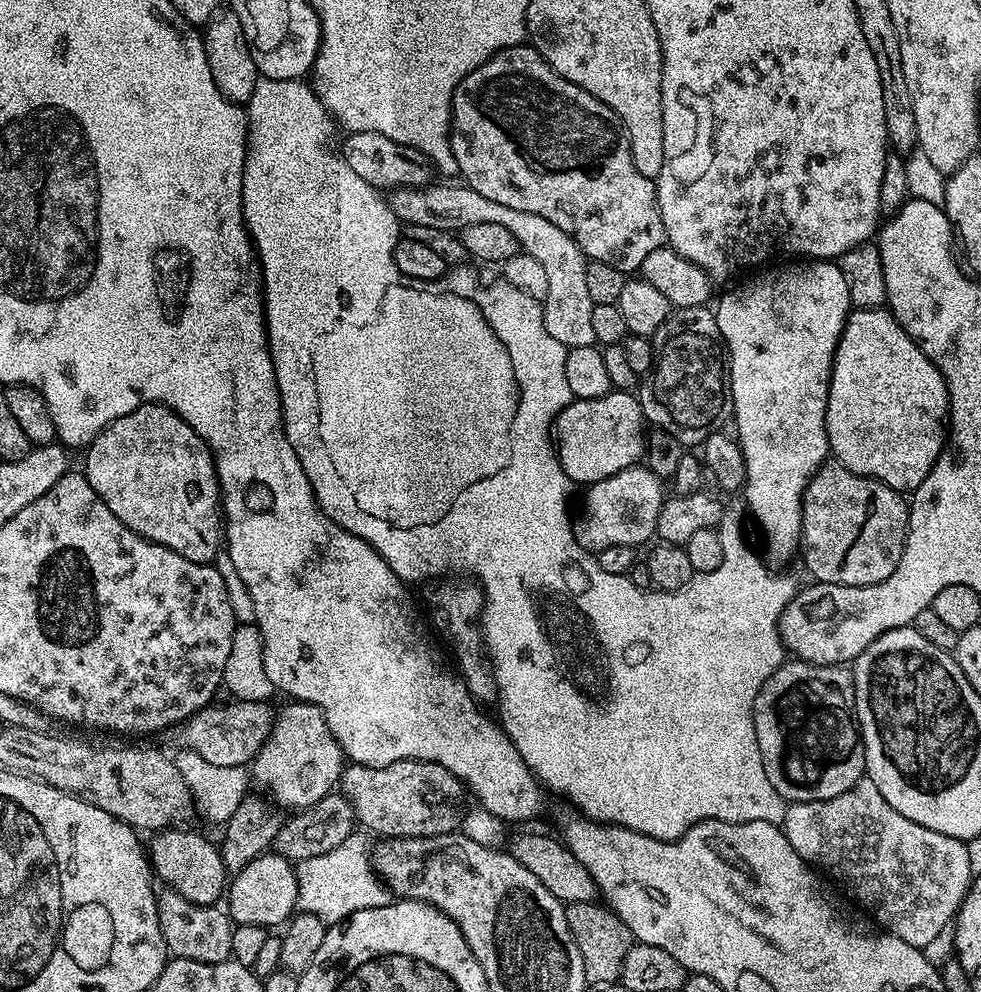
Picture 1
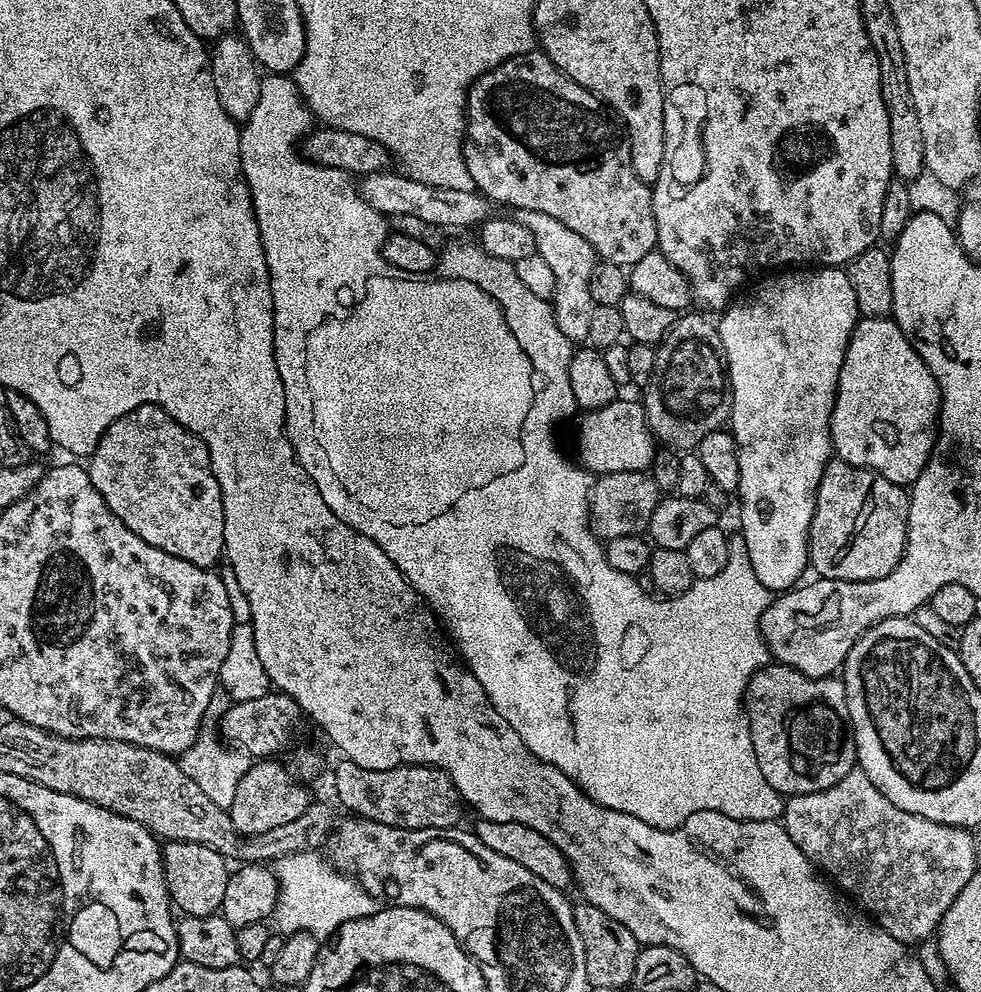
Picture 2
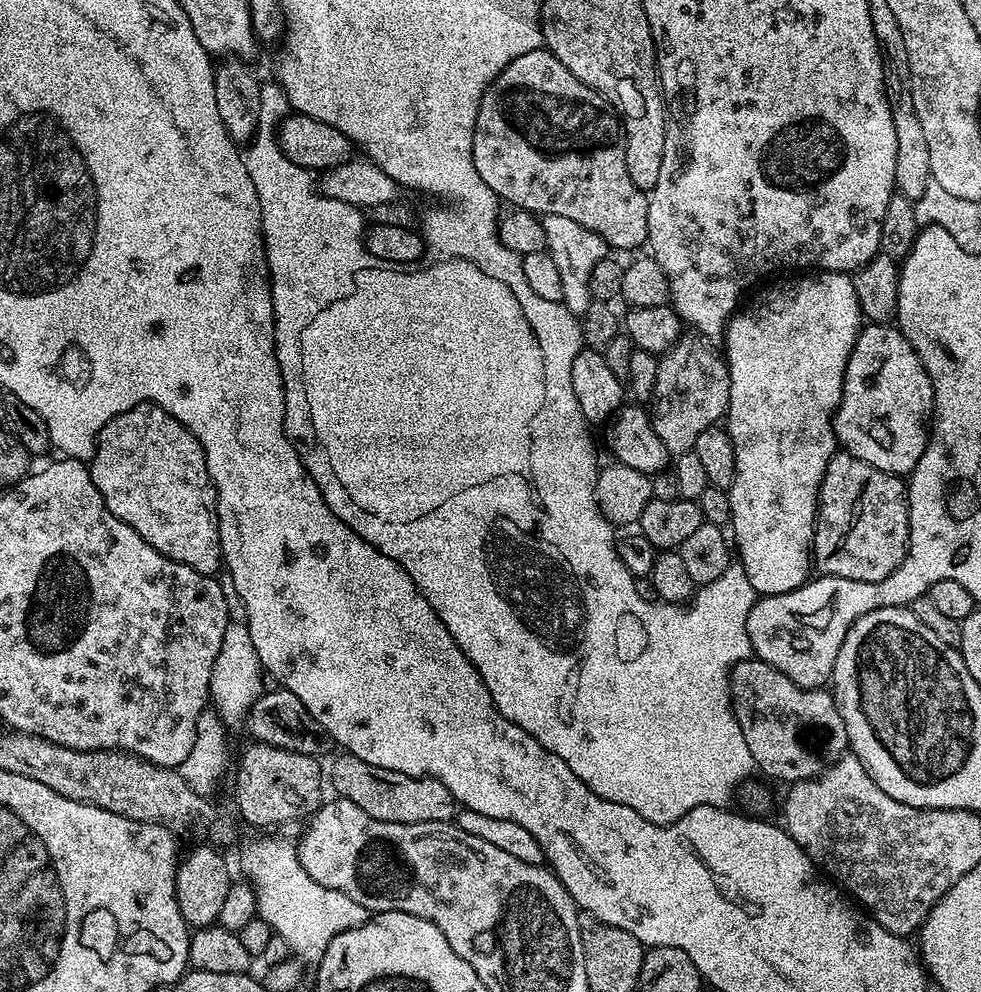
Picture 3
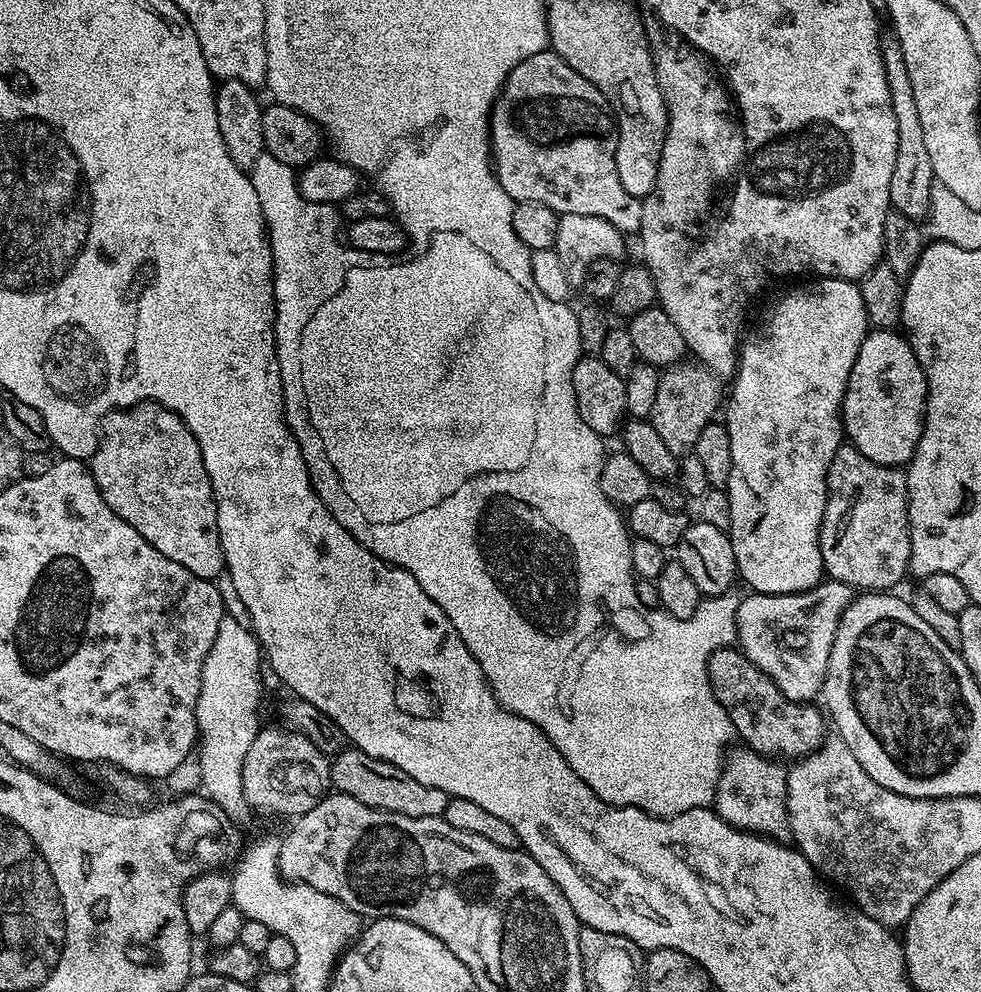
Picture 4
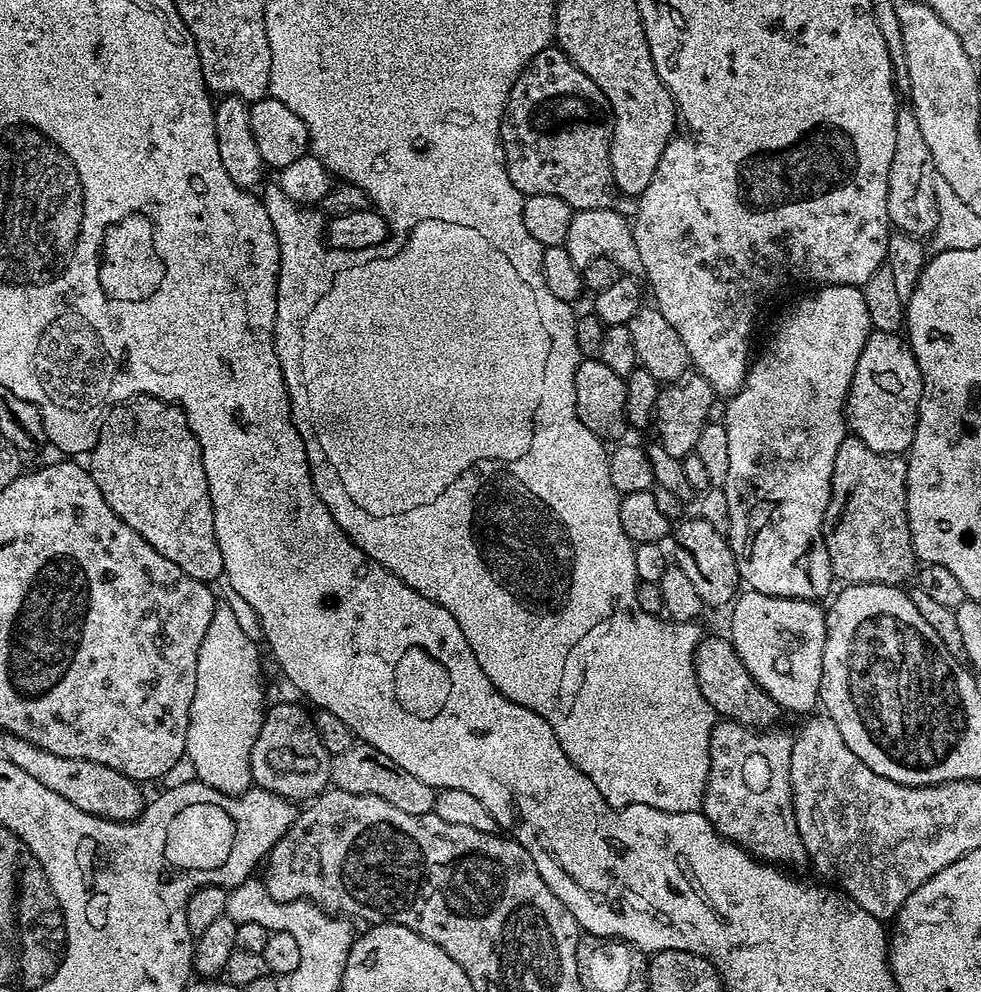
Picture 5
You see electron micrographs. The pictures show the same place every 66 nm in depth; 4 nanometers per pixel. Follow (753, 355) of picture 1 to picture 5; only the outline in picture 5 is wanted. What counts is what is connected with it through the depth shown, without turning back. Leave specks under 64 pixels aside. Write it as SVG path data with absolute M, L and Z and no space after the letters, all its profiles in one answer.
M825 284L817 287L816 292L813 296L808 296L805 300L800 300L796 304L796 309L781 322L776 328L776 333L772 336L772 341L764 348L764 353L760 357L753 359L748 365L748 373L744 379L744 385L736 391L736 395L731 397L727 401L728 404L724 408L724 417L722 417L722 423L726 434L730 438L730 470L726 474L726 482L722 486L726 494L727 505L729 506L730 512L730 526L728 537L728 545L732 547L732 553L734 554L734 562L738 566L738 574L740 575L741 581L751 591L761 592L762 594L770 594L771 596L781 596L782 598L790 598L791 600L811 600L813 602L823 601L823 596L827 597L829 593L833 591L832 584L834 585L834 577L832 575L832 567L830 566L830 554L826 550L826 542L824 541L824 515L828 509L828 503L832 497L832 475L834 474L834 458L838 458L838 446L842 446L844 437L846 435L846 401L848 399L848 391L850 390L850 382L854 378L854 366L858 366L858 354L862 354L862 346L866 346L868 336L873 332L873 326L870 322L870 314L866 314L866 298L864 297L863 291L855 284Z

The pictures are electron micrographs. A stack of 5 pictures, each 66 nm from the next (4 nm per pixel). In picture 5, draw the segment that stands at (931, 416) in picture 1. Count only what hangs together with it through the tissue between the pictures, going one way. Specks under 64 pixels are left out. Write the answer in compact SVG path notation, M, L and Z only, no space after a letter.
M873 330L868 336L854 378L850 382L846 401L846 424L870 450L887 456L907 453L916 437L916 419L922 398L922 374L912 353L912 347L903 335Z

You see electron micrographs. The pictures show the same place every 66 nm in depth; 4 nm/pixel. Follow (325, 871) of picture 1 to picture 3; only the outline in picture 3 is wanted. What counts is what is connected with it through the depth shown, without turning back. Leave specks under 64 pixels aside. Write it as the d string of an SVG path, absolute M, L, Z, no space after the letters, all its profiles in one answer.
M284 840L254 841L245 850L240 864L248 875L245 876L247 883L256 894L259 919L266 921L275 935L284 938L291 955L305 965L319 964L332 939L370 919L366 906L358 906L358 902L346 898L346 894L314 882L296 857L295 847Z

